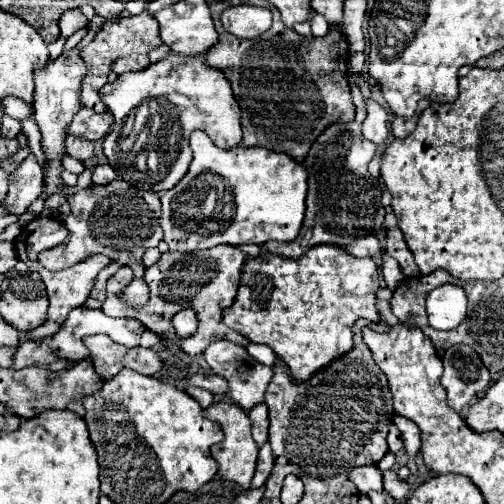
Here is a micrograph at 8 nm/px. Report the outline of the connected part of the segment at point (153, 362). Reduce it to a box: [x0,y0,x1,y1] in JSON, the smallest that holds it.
[86,334,162,380]

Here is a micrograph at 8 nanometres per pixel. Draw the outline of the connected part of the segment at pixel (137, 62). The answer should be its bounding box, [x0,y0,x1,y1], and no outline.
[112,54,150,74]

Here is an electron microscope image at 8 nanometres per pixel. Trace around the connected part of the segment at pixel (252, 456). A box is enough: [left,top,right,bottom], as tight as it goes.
[206,402,258,488]

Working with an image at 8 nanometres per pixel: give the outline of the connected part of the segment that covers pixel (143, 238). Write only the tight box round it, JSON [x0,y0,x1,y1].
[40,180,162,300]

